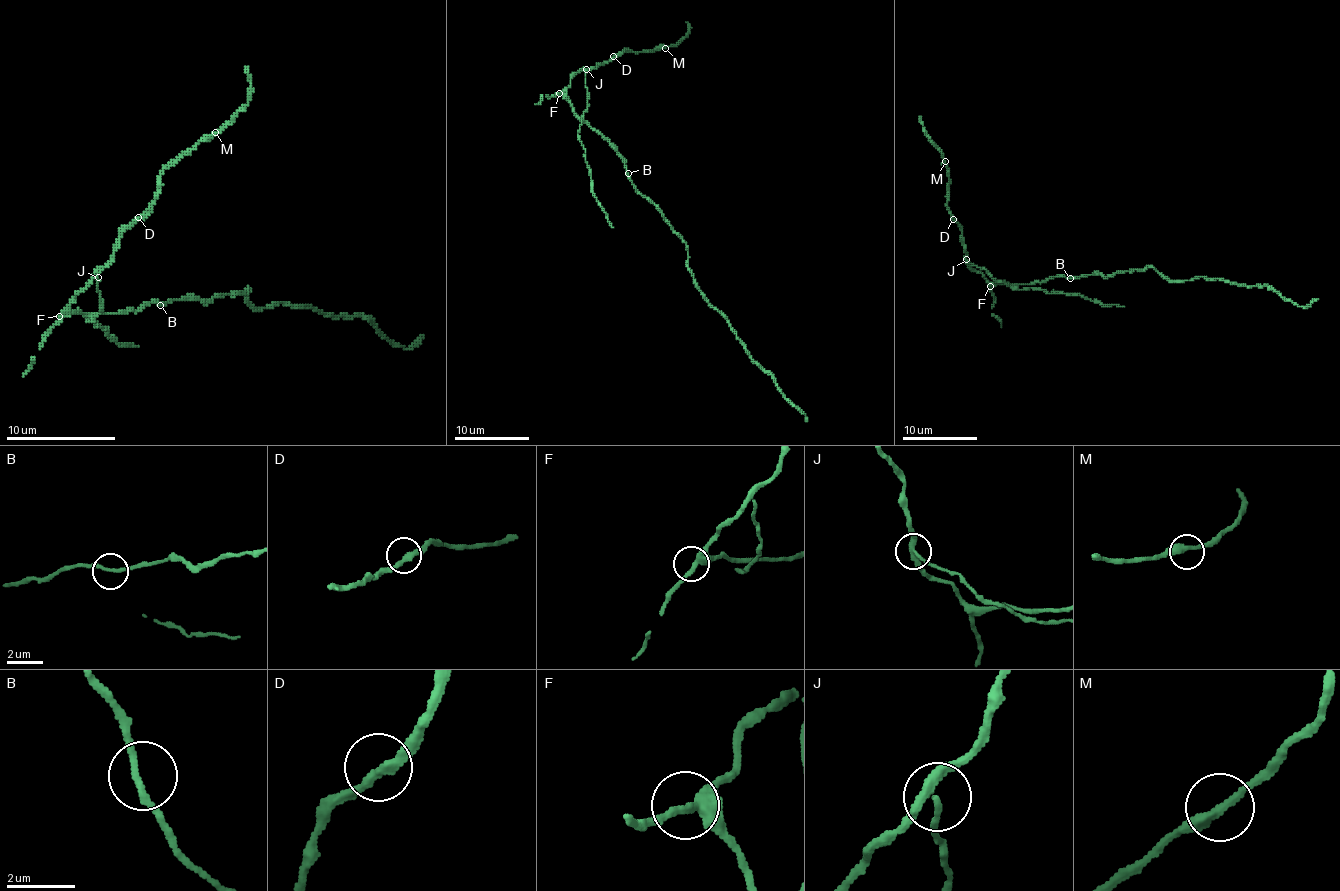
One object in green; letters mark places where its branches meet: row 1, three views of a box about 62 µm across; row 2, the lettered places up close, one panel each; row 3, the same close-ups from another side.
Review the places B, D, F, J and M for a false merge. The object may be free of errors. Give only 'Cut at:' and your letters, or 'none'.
Cut at: J

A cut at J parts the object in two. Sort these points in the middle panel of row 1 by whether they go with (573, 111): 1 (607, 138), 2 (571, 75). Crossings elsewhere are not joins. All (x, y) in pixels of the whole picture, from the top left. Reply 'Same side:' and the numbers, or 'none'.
Same side: 1, 2

